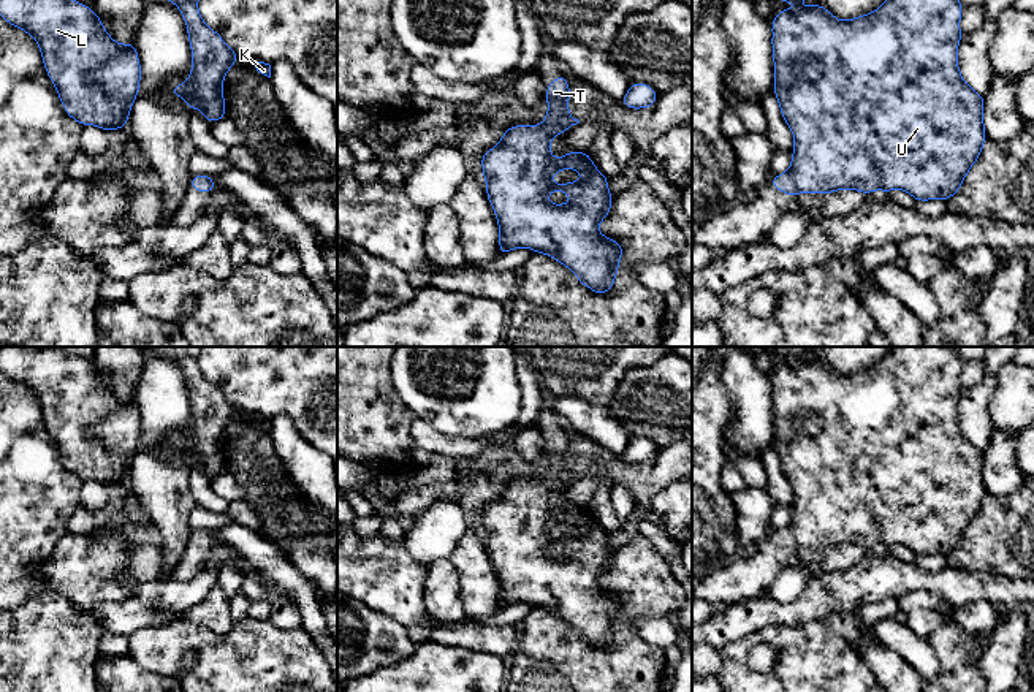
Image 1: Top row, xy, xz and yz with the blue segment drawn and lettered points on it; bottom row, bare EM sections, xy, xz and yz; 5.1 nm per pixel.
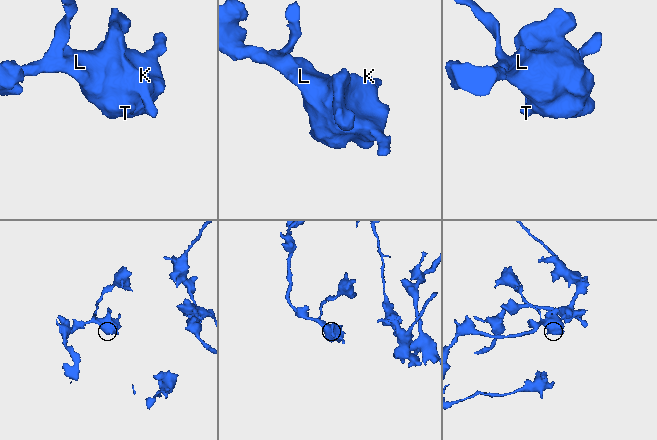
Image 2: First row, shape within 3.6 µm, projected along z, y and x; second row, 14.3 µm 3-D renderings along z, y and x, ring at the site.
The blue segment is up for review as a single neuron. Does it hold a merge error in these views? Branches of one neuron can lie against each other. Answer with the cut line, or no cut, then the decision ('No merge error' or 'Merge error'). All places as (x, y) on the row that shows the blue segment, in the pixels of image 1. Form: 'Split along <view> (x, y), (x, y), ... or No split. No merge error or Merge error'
No split. No merge error

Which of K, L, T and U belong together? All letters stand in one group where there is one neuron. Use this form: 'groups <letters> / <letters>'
groups K L T U

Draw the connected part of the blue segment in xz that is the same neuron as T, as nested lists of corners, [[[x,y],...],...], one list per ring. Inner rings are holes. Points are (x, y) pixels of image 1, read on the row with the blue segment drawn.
[[[562,73],[546,86],[545,103],[548,103],[551,109],[545,112],[545,124],[523,124],[507,128],[499,144],[491,147],[480,157],[486,182],[486,196],[496,212],[499,225],[499,257],[518,247],[532,249],[535,253],[548,255],[559,261],[562,266],[568,268],[572,272],[576,274],[578,282],[591,288],[595,295],[605,295],[616,282],[616,272],[621,266],[619,258],[624,253],[624,247],[621,242],[611,238],[605,238],[599,233],[599,223],[610,215],[614,198],[608,190],[608,177],[600,169],[594,168],[595,163],[589,157],[589,152],[568,150],[561,158],[554,158],[549,154],[553,138],[556,135],[562,135],[572,125],[580,124],[578,119],[570,117],[572,108],[565,106],[568,100],[572,100],[570,86],[565,74]],[[561,169],[578,169],[583,173],[583,179],[580,182],[551,184],[549,177]],[[551,192],[567,193],[572,196],[573,203],[549,204],[545,196]]]

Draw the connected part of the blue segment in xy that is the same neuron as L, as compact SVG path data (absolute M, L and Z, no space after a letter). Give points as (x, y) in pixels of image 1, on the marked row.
M0 0L0 17L35 38L67 116L108 133L127 127L141 82L135 41L116 43L98 14L78 0Z

